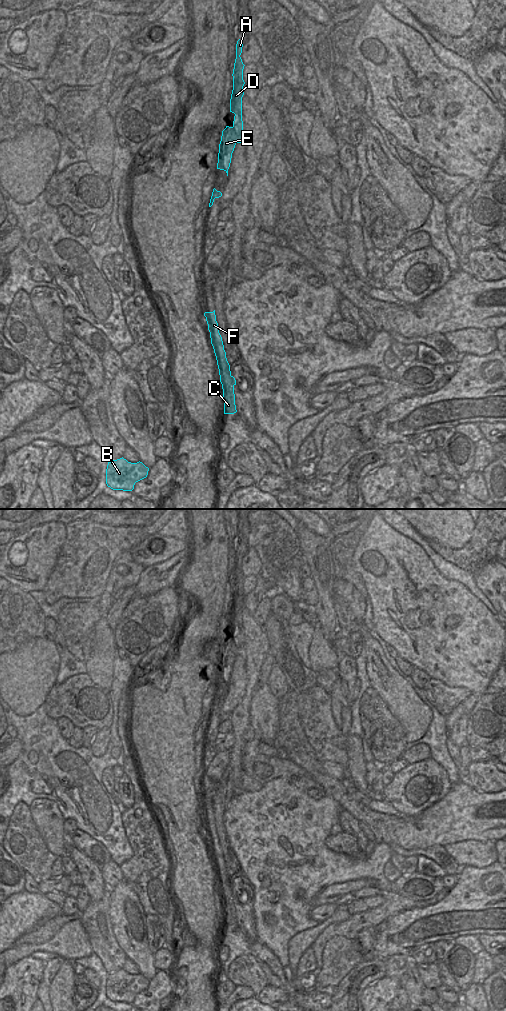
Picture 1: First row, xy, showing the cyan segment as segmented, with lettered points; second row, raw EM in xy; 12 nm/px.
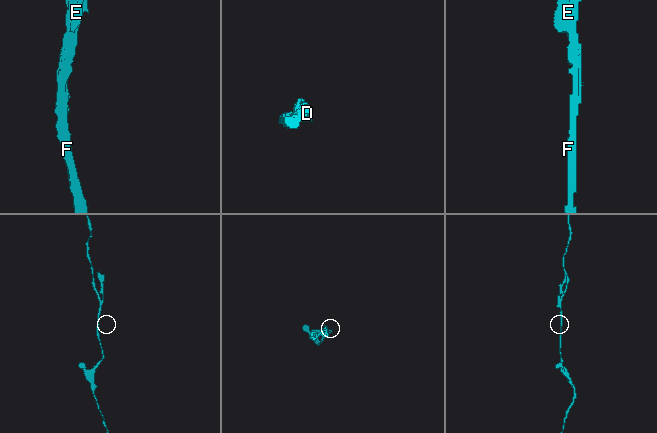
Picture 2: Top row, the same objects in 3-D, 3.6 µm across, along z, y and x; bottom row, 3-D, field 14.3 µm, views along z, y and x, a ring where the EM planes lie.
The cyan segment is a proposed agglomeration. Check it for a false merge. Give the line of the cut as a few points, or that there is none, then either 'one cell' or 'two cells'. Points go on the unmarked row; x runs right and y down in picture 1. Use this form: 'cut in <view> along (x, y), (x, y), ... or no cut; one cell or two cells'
cut in xy along (230, 639), (230, 648), (237, 654); two cells

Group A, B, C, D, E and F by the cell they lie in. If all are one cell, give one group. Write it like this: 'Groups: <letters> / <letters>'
Groups: A D / B C E F

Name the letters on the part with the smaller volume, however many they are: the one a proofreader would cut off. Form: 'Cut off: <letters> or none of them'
Cut off: A, D

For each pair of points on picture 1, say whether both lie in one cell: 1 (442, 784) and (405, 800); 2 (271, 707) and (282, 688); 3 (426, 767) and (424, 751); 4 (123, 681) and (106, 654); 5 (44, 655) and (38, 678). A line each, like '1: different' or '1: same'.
1: same
2: different
3: different
4: different
5: same

